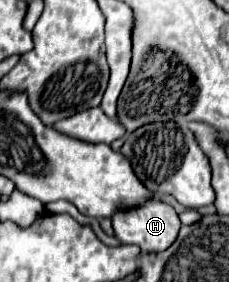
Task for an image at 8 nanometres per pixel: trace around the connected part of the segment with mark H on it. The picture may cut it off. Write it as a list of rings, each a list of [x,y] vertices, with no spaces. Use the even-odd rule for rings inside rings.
[[[150,197],[146,203],[138,205],[136,209],[130,207],[130,209],[114,211],[112,227],[120,243],[132,243],[132,245],[138,245],[142,253],[150,253],[150,251],[164,251],[166,247],[172,245],[172,241],[178,237],[178,231],[180,231],[180,219],[168,203],[160,201],[158,197]]]

